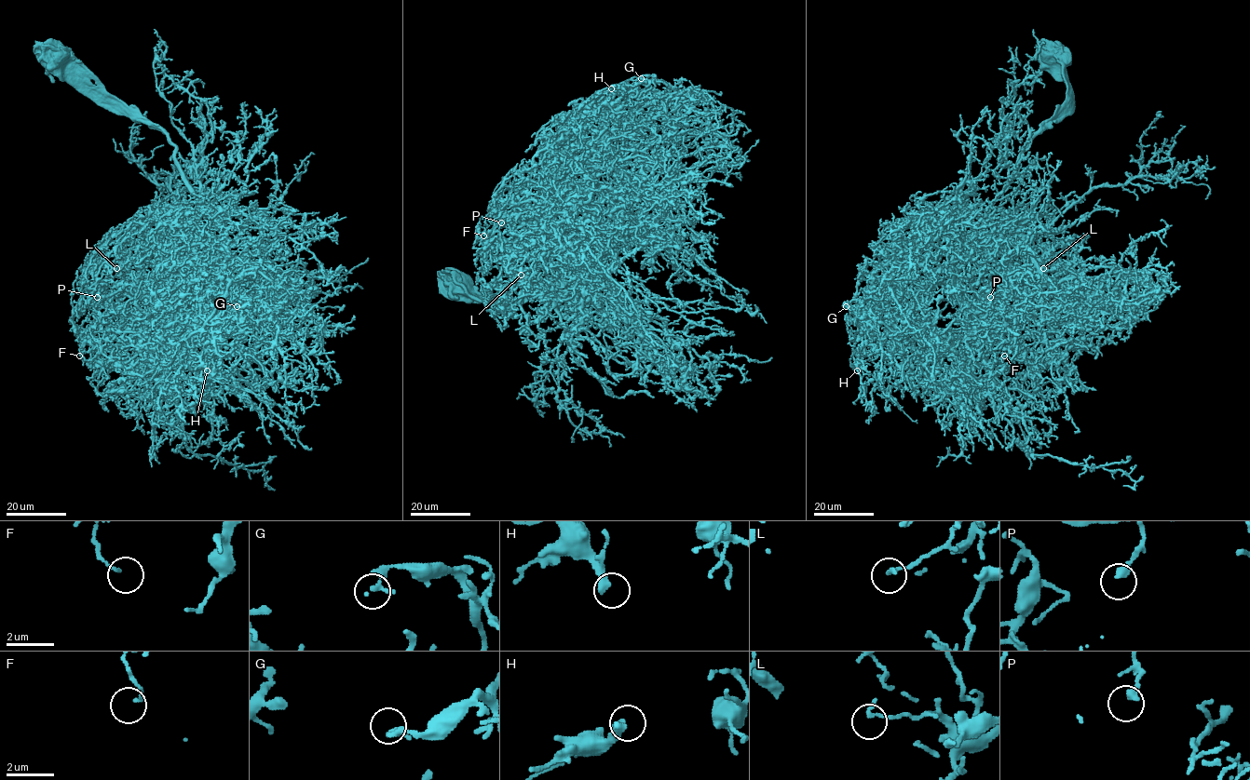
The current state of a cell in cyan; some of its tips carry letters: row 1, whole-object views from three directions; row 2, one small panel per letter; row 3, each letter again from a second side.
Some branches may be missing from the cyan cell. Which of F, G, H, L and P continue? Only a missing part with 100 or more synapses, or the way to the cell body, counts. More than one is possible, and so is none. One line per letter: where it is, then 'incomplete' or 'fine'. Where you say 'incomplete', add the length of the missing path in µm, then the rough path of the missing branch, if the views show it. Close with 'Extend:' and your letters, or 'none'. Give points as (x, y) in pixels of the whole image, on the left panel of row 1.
F: place (79, 356); fine
G: place (237, 306); fine
H: place (207, 370); incomplete; missing 30 µm; course (207, 370), (208, 379), (223, 390), (250, 390), (254, 395), (254, 410)
L: place (116, 268); fine
P: place (97, 297); fine
Extend: H

